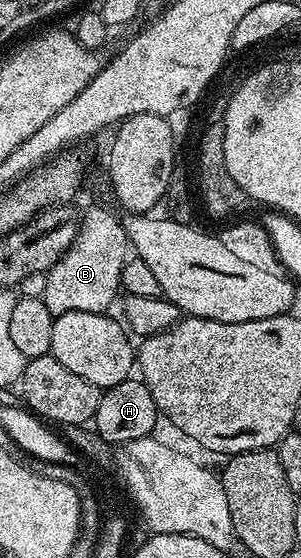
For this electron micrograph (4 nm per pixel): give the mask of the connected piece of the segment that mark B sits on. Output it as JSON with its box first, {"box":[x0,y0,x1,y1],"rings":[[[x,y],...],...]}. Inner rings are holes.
{"box":[41,206,131,316],"rings":[[[102,206],[92,207],[77,223],[74,242],[45,273],[46,287],[41,299],[44,304],[48,304],[48,312],[55,316],[64,312],[107,313],[114,297],[115,302],[119,297],[122,269],[131,250],[123,219],[117,218],[112,211]]]}

